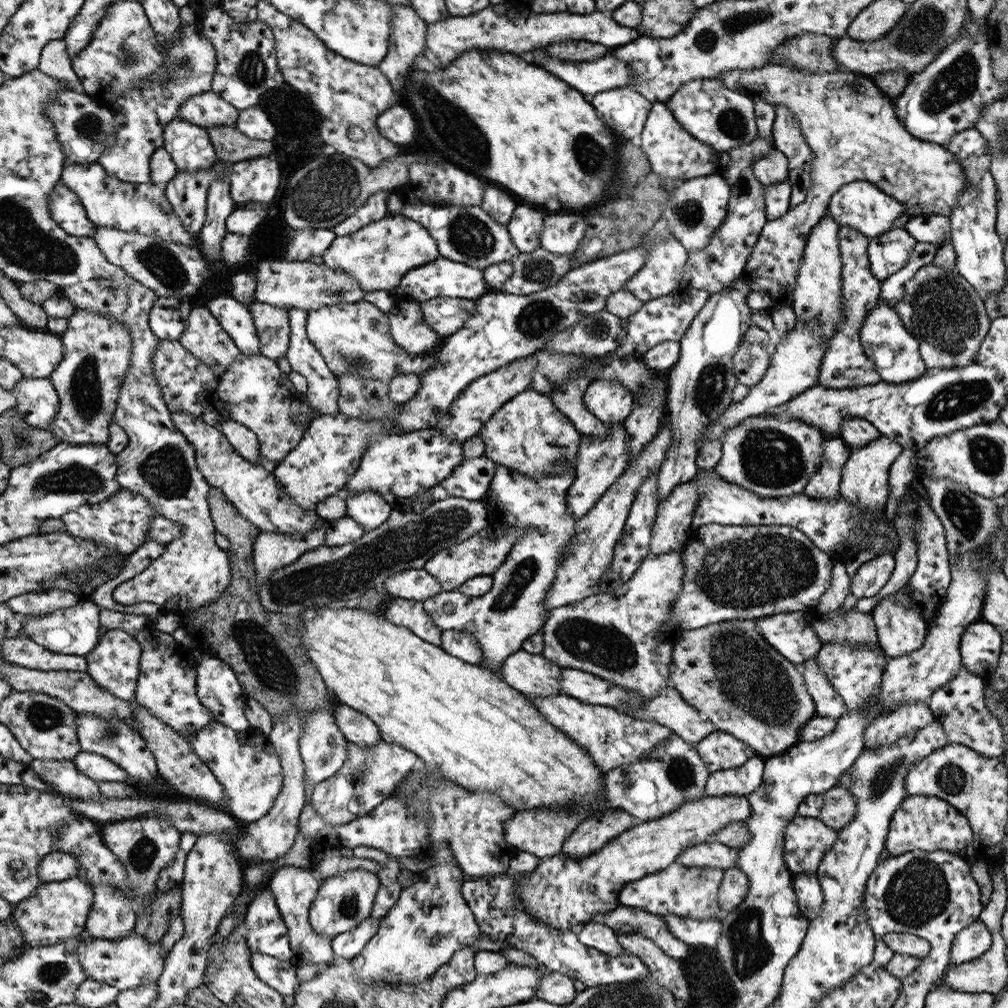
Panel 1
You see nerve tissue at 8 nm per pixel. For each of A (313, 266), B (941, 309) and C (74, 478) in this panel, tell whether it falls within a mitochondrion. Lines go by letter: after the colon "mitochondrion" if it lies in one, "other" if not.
A: other
B: mitochondrion
C: mitochondrion

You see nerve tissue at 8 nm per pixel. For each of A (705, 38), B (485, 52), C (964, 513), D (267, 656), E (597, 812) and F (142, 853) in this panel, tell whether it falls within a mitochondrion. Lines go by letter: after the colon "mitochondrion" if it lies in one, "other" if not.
A: mitochondrion
B: other
C: mitochondrion
D: mitochondrion
E: other
F: mitochondrion

